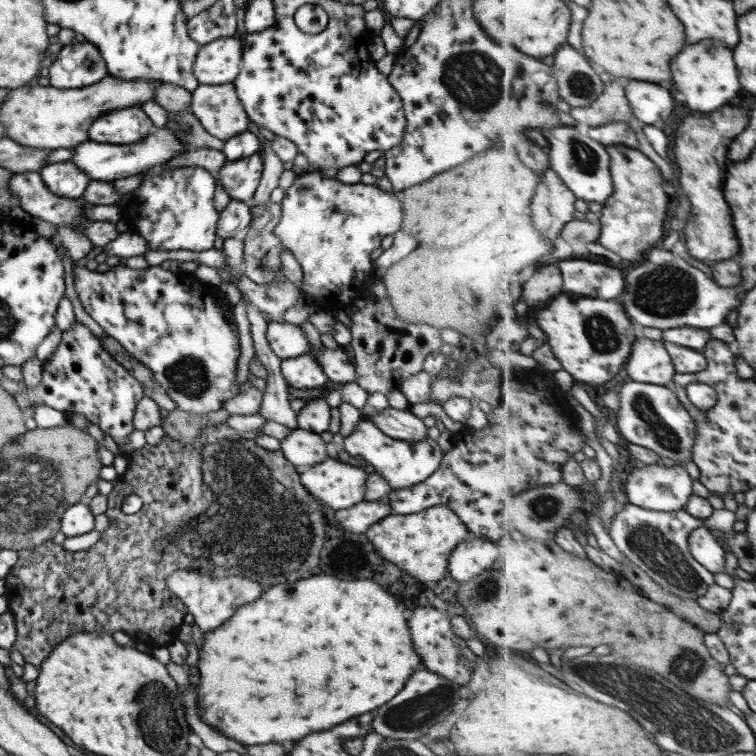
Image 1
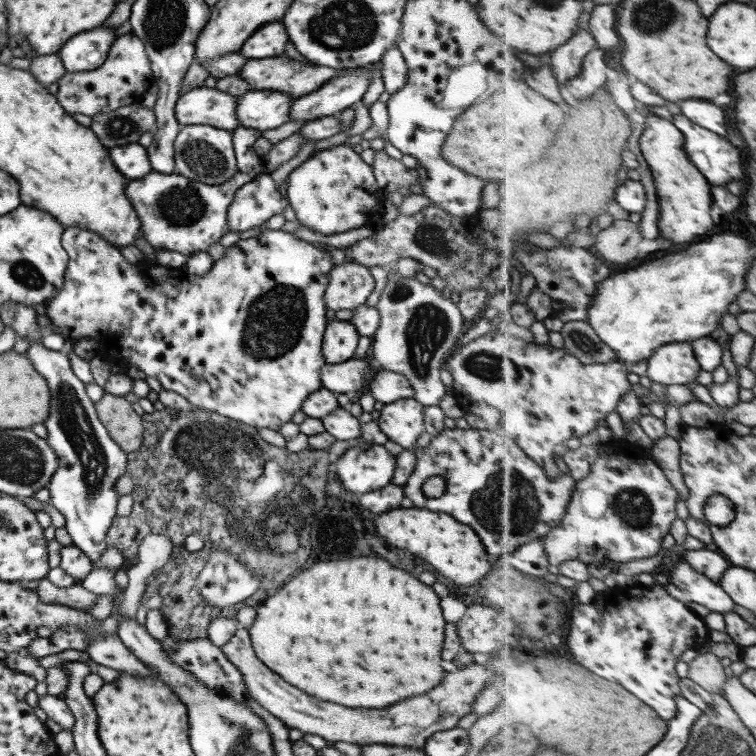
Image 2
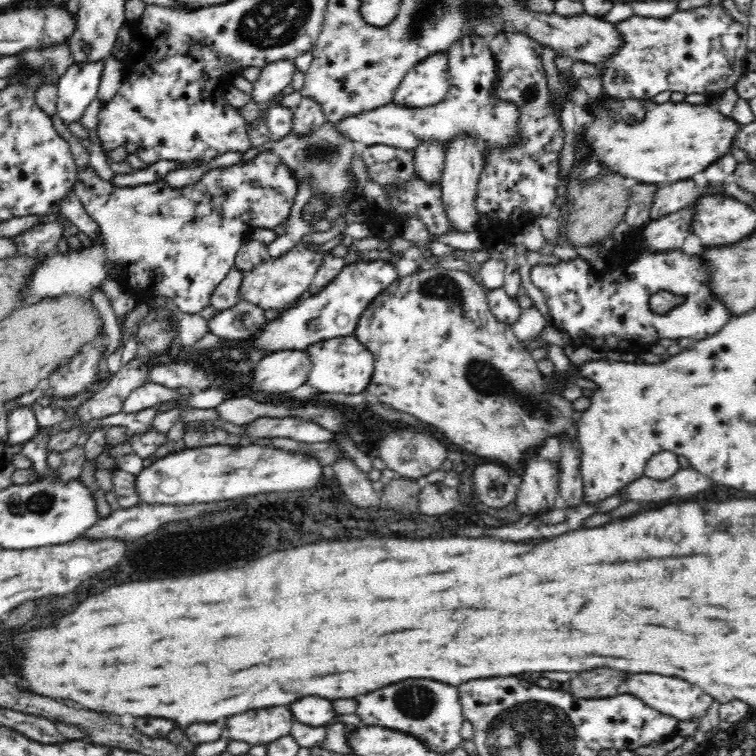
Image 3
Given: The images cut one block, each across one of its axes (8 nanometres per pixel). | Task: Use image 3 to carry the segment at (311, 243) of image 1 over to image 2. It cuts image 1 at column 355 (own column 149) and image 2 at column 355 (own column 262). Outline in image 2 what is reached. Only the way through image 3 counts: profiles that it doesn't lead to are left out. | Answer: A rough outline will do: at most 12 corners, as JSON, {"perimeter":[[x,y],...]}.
{"perimeter":[[347,145],[287,174],[285,198],[325,236],[383,226],[372,168]]}

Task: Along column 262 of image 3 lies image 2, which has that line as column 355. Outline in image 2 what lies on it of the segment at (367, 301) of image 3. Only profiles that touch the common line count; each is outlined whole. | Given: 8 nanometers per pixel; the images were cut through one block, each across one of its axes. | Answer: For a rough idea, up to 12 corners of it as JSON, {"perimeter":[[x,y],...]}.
{"perimeter":[[348,321],[326,323],[321,352],[325,363],[353,357],[358,334]]}

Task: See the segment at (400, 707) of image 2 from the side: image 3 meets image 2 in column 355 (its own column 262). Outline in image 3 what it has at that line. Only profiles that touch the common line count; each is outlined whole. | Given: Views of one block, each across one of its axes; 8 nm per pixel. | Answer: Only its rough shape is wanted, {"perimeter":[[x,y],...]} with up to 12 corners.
{"perimeter":[[286,706],[226,718],[226,737],[264,744],[290,732]]}

